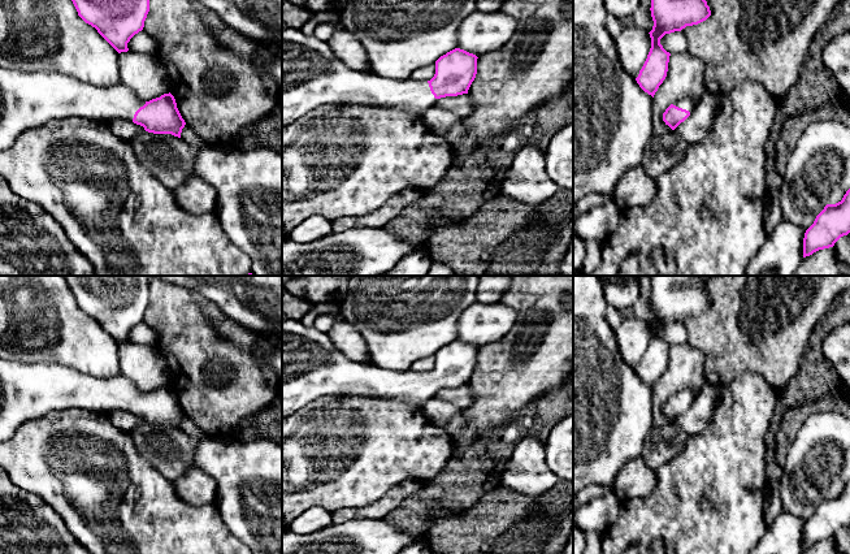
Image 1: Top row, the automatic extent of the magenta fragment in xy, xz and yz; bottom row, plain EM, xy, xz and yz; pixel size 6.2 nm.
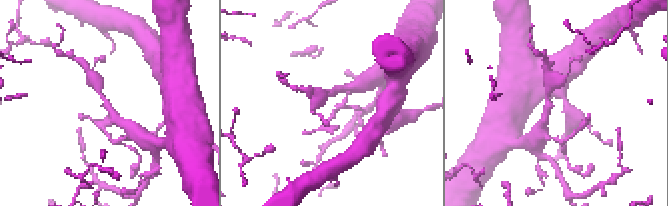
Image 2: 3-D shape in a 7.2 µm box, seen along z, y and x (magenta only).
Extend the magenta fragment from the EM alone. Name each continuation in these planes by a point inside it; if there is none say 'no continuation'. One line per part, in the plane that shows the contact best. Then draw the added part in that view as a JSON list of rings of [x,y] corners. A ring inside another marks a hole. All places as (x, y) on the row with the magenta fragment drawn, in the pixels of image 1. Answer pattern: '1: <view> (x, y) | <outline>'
1: xy (27, 99) | [[[0,66],[0,152],[8,150],[27,129],[51,120],[81,116],[96,121],[122,118],[133,122],[135,112],[144,104],[146,101],[121,82],[110,87],[97,87],[60,72],[17,72]]]

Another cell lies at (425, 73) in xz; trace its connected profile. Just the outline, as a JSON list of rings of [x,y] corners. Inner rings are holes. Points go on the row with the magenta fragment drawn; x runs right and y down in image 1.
[[[430,64],[428,66],[422,66],[420,69],[416,69],[412,75],[411,79],[416,79],[416,81],[430,81],[435,74],[435,64]]]

